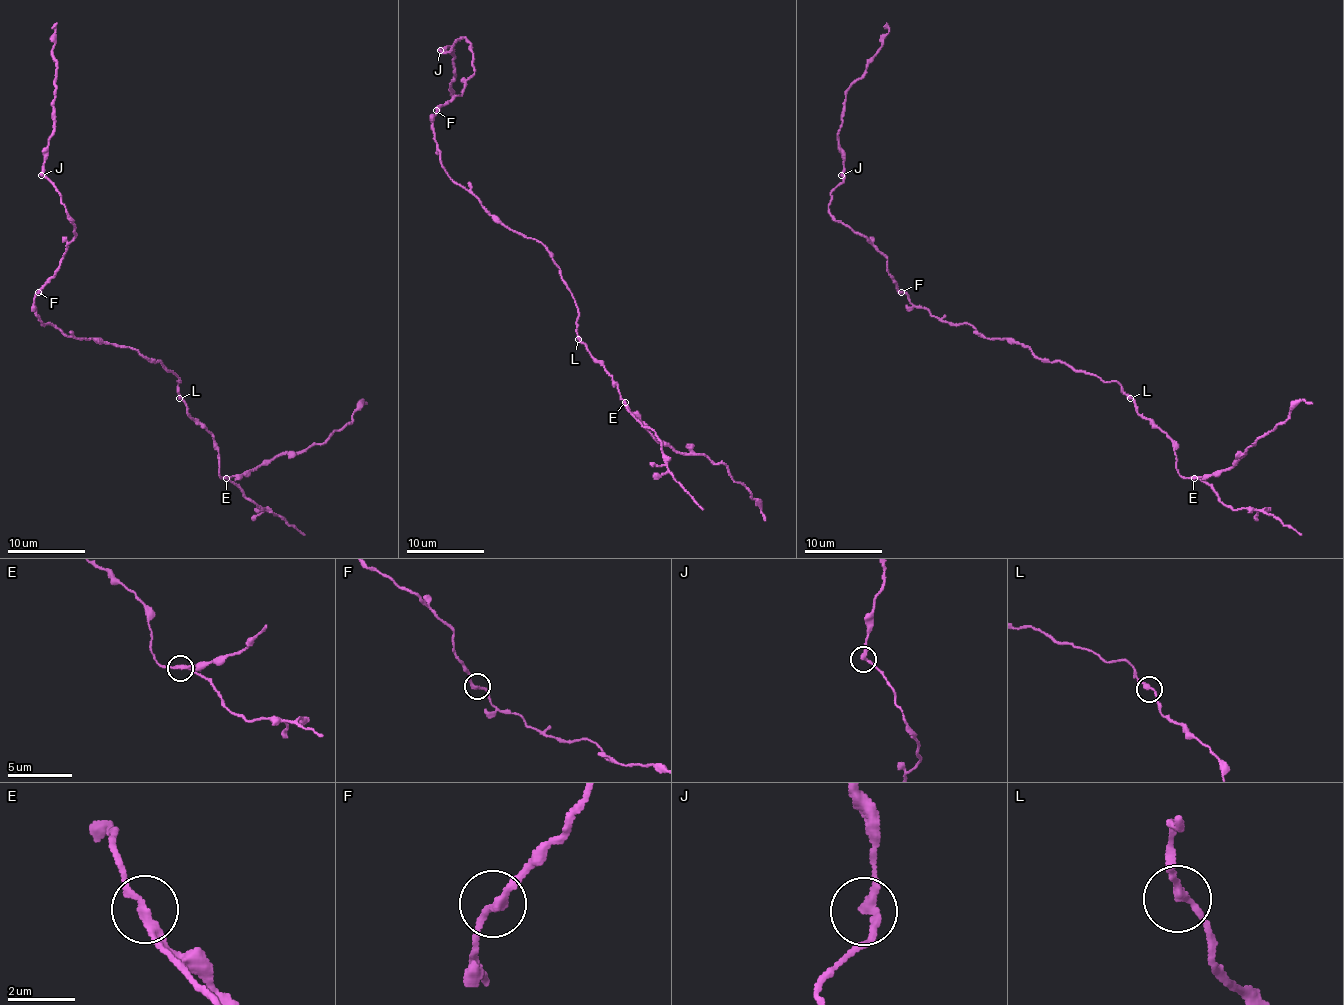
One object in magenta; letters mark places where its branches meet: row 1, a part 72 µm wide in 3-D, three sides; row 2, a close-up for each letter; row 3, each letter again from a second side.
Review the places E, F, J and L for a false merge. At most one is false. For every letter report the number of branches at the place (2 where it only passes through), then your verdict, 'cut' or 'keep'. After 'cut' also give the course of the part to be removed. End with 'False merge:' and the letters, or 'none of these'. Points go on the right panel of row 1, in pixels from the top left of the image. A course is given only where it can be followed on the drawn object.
E: branches 3; cut; course (1194, 478), (1219, 474), (1285, 420), (1301, 400), (1312, 404)
F: branches 2; keep
J: branches 2; keep
L: branches 2; keep
False merge: E

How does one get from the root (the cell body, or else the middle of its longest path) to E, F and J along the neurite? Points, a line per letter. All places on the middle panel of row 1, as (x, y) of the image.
E: (506, 228), (535, 238), (547, 249), (576, 304), (578, 337), (613, 377), (624, 403)
F: (506, 228), (446, 172), (432, 131), (436, 110)
J: (506, 228), (440, 160), (432, 118), (461, 94), (473, 73), (471, 44), (463, 36), (448, 52), (440, 50)

